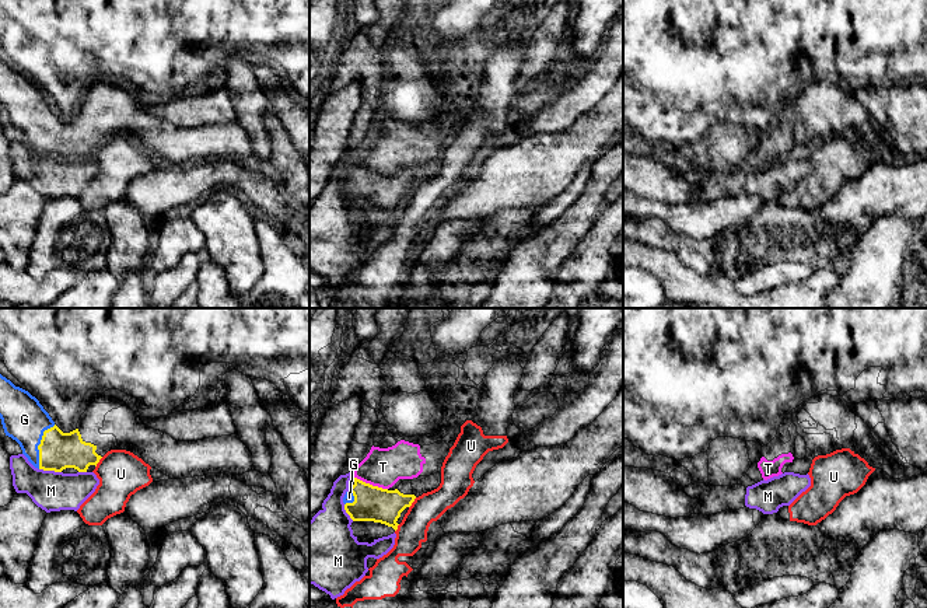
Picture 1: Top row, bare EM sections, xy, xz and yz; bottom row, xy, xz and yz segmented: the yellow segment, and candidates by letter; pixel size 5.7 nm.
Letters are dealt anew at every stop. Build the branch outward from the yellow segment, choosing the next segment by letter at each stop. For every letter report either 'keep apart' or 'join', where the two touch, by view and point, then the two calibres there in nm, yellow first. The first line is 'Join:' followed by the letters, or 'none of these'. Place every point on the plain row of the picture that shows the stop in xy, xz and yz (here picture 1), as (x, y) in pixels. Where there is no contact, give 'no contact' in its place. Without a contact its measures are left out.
Join: G
G: join; contact xy (39, 130); calibres 220 and 260 nm
M: keep apart; contact xy (51, 156); calibres 220 and 220 nm
T: keep apart; contact xz (371, 171); calibres 200 and 220 nm
U: keep apart; contact xy (98, 147); calibres 220 and 260 nm

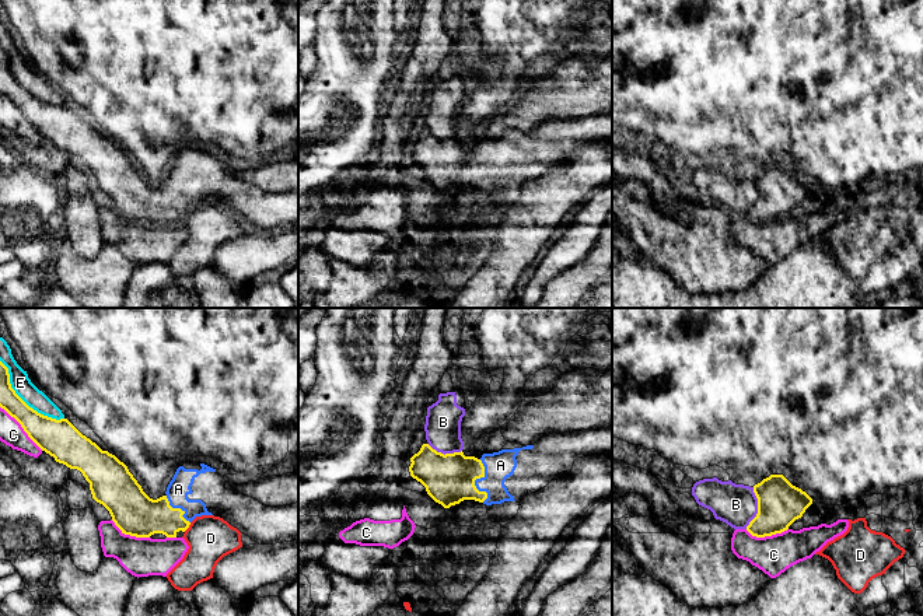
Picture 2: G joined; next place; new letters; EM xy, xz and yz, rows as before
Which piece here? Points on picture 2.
Join: A
A: join; contact xz (474, 168); calibres 280 and 160 nm
B: keep apart; contact yz (758, 195); calibres 260 and 240 nm
C: keep apart; contact xy (21, 112); calibres 220 and 140 nm
D: keep apart; contact xy (188, 213); calibres 220 and 260 nm
E: keep apart; contact xy (23, 87); calibres 190 and 110 nm

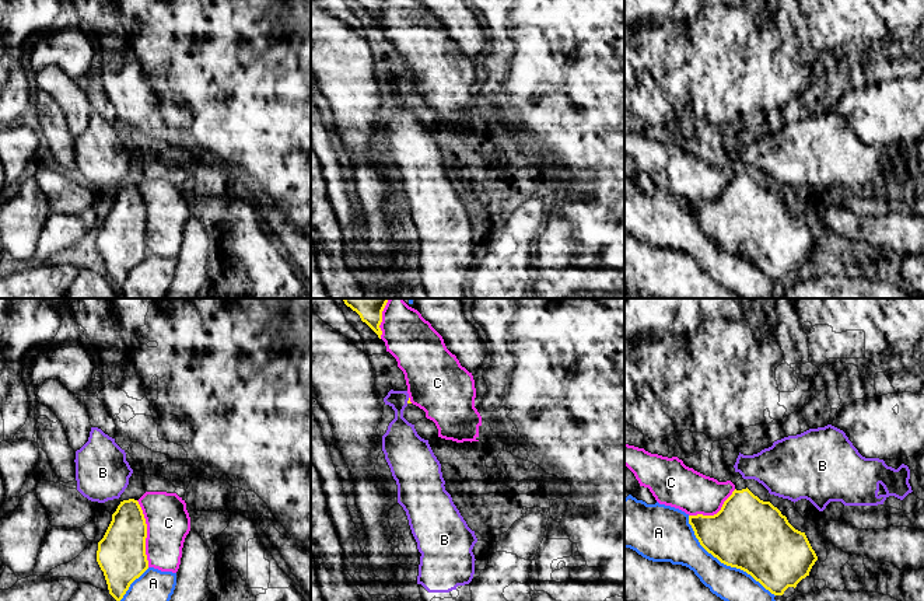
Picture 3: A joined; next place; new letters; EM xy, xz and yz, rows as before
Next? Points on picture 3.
Join: none of these
A: keep apart; contact yz (724, 250); calibres 420 and 200 nm
B: keep apart; contact xz (408, 87); calibres 20 and 220 nm
C: keep apart; contact xy (146, 220); calibres 280 and 260 nm

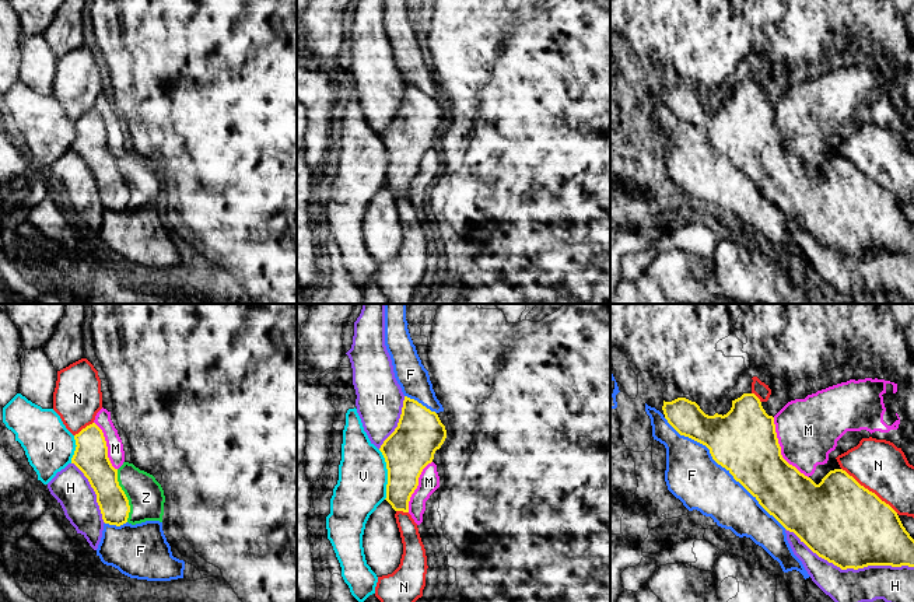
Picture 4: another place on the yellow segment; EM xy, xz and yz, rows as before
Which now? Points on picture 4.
Join: none of these
F: keep apart; contact yz (722, 153); calibres 380 and 300 nm
H: keep apart; contact yz (850, 254); calibres 480 and 220 nm
M: keep apart; contact yz (780, 136); calibres 380 and 360 nm
N: keep apart; contact yz (868, 177); calibres 480 and 300 nm
V: keep apart; contact xz (388, 161); calibres 280 and 280 nm
Z: keep apart; contact xy (125, 182); calibres 170 and 220 nm

